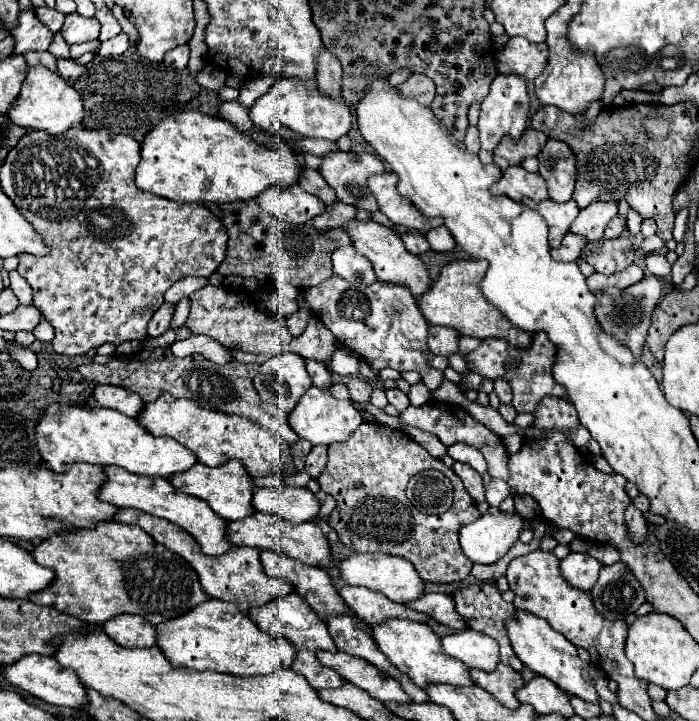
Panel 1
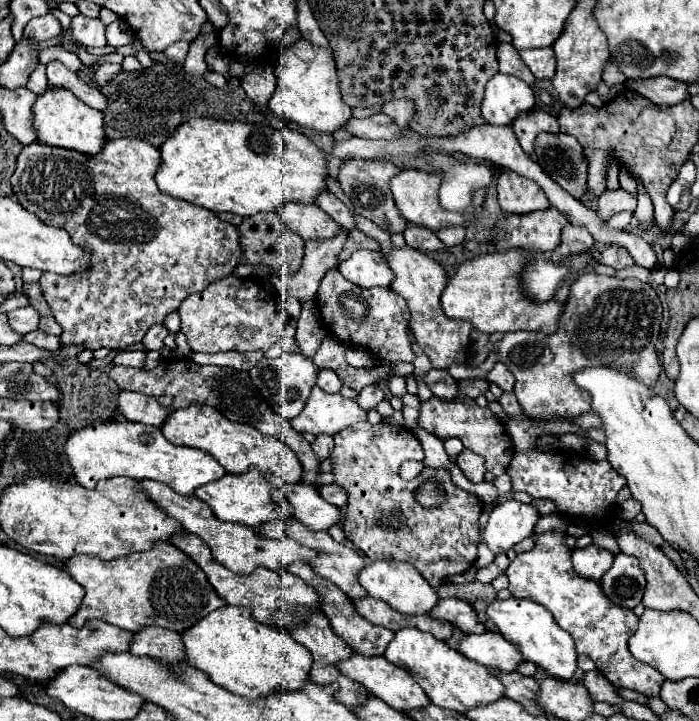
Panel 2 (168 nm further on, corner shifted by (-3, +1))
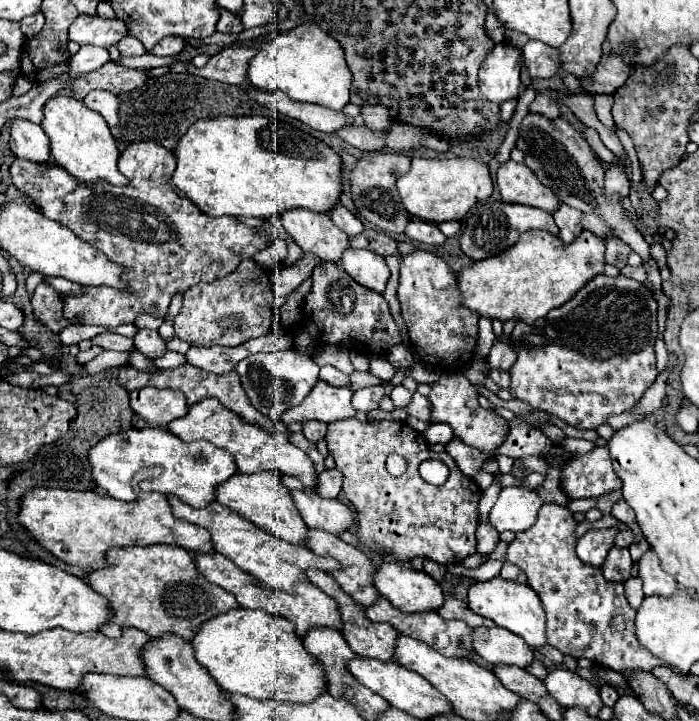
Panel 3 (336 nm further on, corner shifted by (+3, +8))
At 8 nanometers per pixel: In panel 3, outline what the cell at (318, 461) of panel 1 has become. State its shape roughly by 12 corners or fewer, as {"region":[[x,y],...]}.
{"region":[[318,420],[304,424],[304,436],[318,442],[326,436],[326,424]]}

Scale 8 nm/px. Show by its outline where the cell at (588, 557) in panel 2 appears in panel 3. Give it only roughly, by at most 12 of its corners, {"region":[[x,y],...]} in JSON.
{"region":[[616,526],[588,530],[576,544],[578,558],[602,566],[614,546]]}

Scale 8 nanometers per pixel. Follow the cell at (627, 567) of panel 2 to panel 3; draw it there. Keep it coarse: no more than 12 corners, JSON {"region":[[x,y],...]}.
{"region":[[612,548],[602,566],[606,580],[630,578],[628,548]]}

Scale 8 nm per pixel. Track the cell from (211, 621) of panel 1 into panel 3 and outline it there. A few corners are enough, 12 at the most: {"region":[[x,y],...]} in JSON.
{"region":[[236,608],[196,634],[232,694],[310,704],[324,668],[294,624]]}

